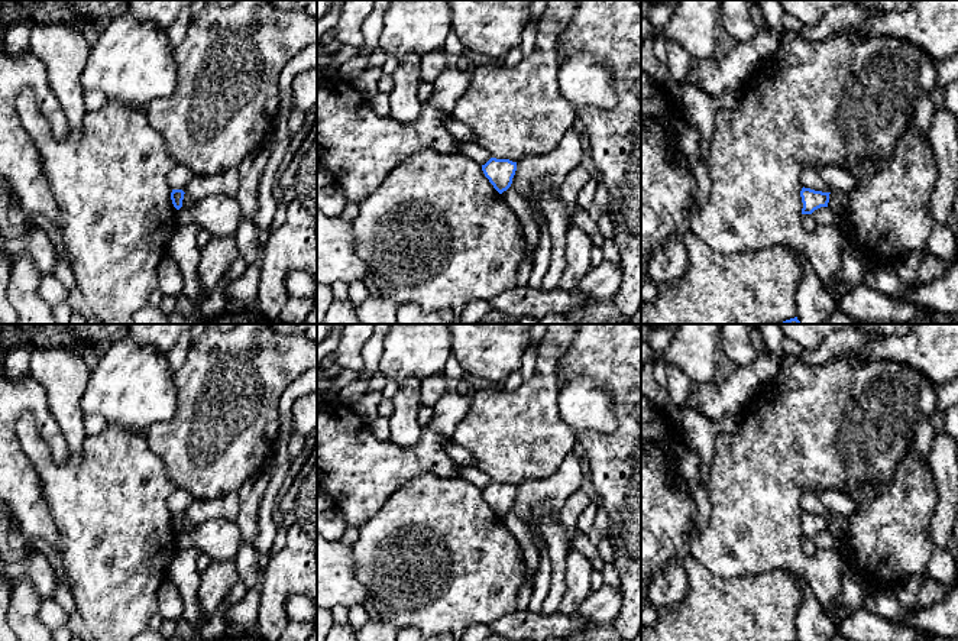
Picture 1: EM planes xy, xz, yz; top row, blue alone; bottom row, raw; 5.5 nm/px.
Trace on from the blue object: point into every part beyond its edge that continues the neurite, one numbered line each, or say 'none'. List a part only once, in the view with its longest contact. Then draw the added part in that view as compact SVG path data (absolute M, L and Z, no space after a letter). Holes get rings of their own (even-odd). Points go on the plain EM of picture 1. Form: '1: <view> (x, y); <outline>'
none

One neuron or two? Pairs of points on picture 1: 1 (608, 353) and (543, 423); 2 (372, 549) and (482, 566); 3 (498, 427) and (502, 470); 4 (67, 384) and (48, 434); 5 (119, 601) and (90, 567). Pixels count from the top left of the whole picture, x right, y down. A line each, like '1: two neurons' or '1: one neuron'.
1: two neurons
2: one neuron
3: one neuron
4: two neurons
5: one neuron

